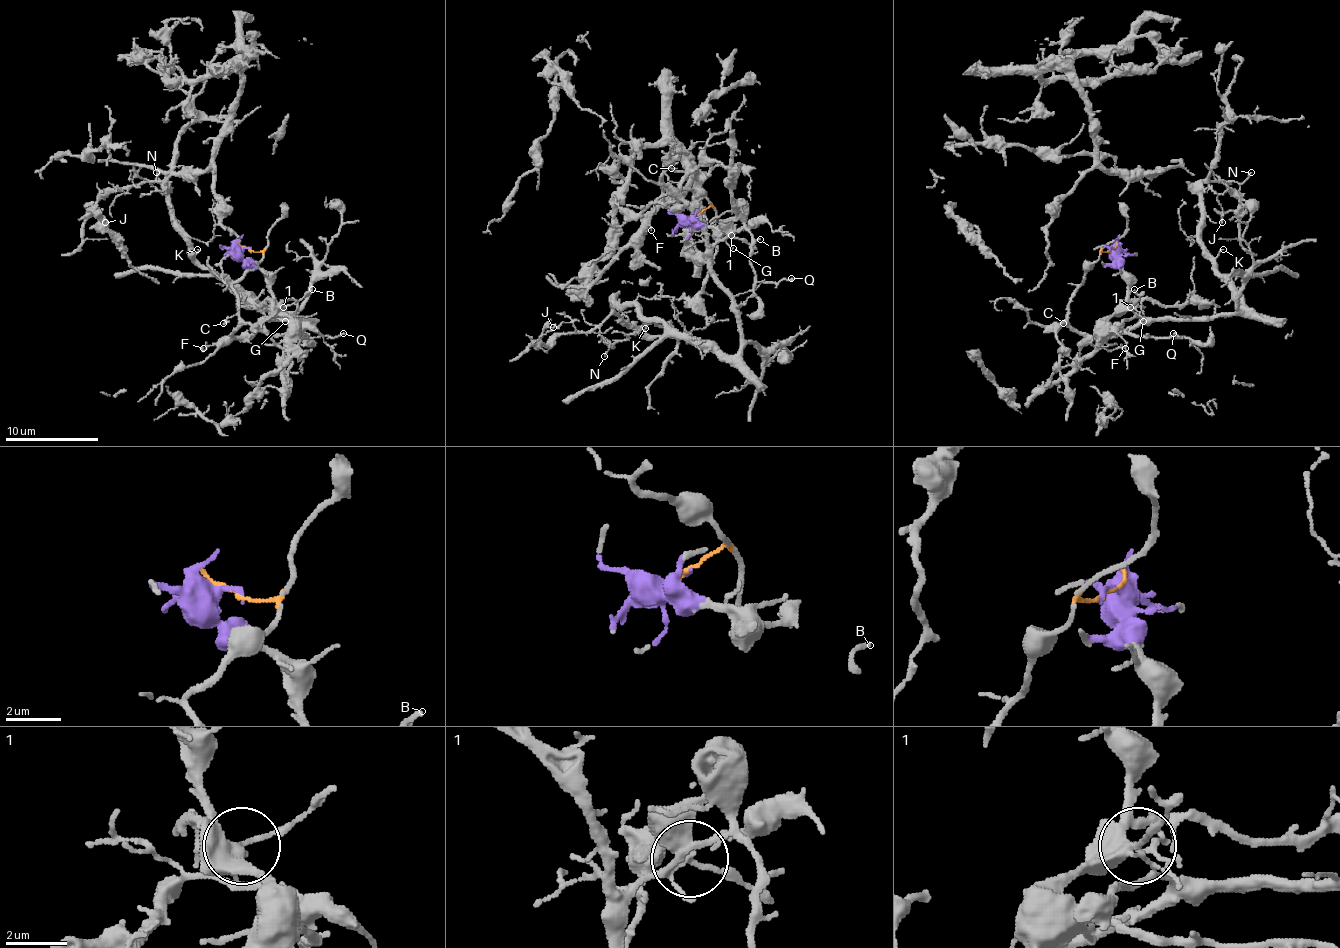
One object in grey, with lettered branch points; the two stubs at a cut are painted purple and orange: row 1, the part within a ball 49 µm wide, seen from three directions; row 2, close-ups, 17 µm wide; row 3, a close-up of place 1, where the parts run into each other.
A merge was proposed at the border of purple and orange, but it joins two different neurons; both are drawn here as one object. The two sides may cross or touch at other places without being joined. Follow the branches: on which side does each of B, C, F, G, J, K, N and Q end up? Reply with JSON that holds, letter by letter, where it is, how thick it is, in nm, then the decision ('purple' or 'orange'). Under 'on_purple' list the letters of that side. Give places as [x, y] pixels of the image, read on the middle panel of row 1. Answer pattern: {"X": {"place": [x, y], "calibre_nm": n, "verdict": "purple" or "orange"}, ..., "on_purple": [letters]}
{"B": {"place": [760, 239], "calibre_nm": 140, "verdict": "purple"}, "C": {"place": [671, 168], "calibre_nm": 170, "verdict": "orange"}, "F": {"place": [651, 230], "calibre_nm": 140, "verdict": "orange"}, "G": {"place": [733, 248], "calibre_nm": 100, "verdict": "orange"}, "J": {"place": [553, 327], "calibre_nm": 120, "verdict": "orange"}, "K": {"place": [645, 328], "calibre_nm": 120, "verdict": "orange"}, "N": {"place": [604, 356], "calibre_nm": 100, "verdict": "orange"}, "Q": {"place": [791, 278], "calibre_nm": 150, "verdict": "purple"}, "on_purple": ["B", "Q"]}

